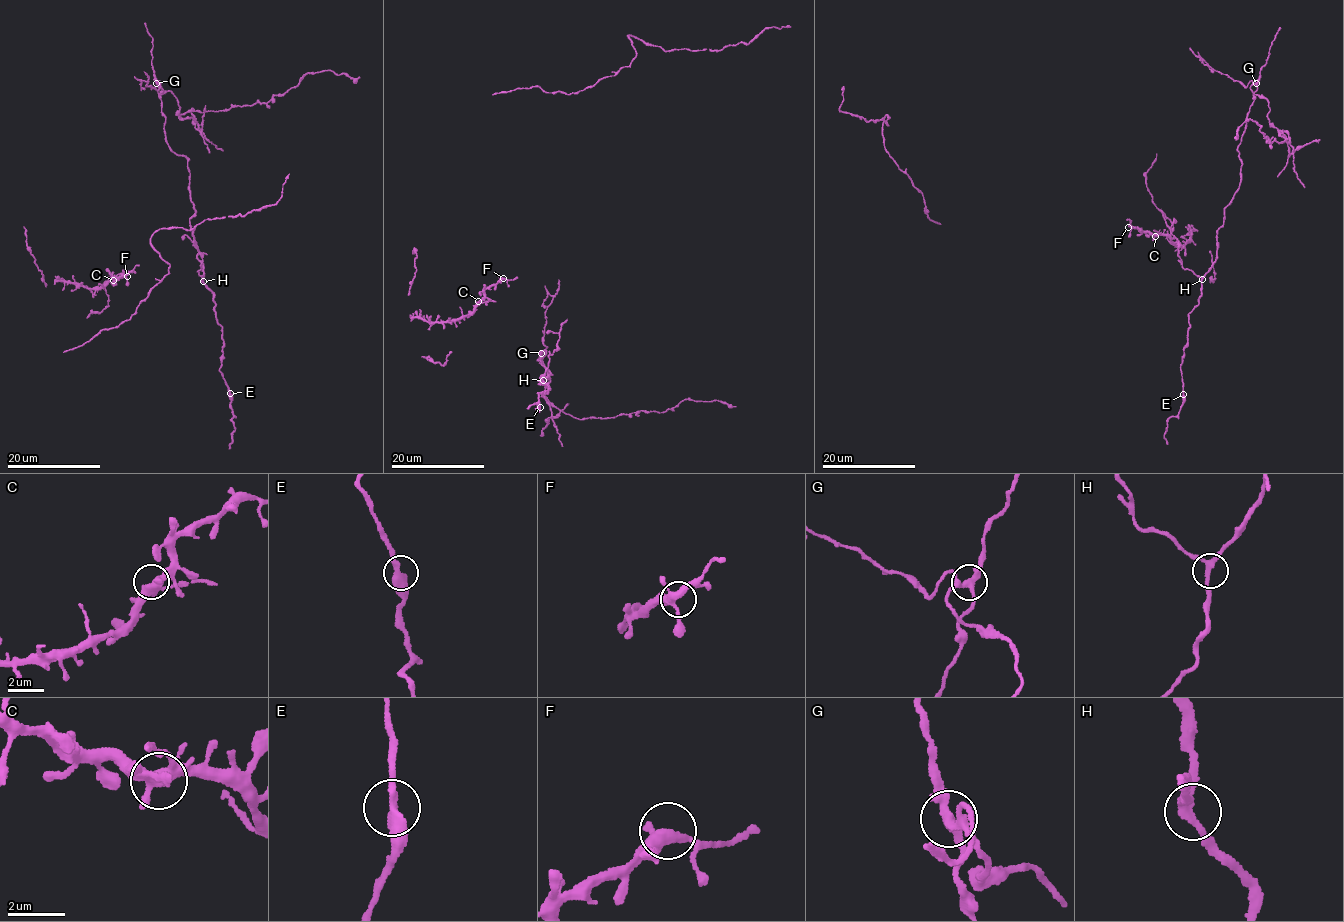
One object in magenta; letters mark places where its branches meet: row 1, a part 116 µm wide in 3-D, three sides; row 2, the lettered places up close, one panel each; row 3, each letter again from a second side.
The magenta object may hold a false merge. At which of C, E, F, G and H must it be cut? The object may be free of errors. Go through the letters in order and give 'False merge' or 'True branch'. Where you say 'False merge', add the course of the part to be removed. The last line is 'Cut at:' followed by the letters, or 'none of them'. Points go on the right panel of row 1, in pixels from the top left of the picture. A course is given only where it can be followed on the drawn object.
C: True branch
E: True branch
F: True branch
G: False merge. Course of the part to remove: (1256, 83), (1251, 91), (1265, 98), (1267, 118), (1290, 142), (1270, 143), (1249, 119), (1236, 135)
H: True branch
Cut at: G

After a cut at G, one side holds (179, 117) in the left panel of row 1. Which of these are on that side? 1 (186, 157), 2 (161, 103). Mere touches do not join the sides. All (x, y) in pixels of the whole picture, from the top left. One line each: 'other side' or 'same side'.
1: other side
2: other side

